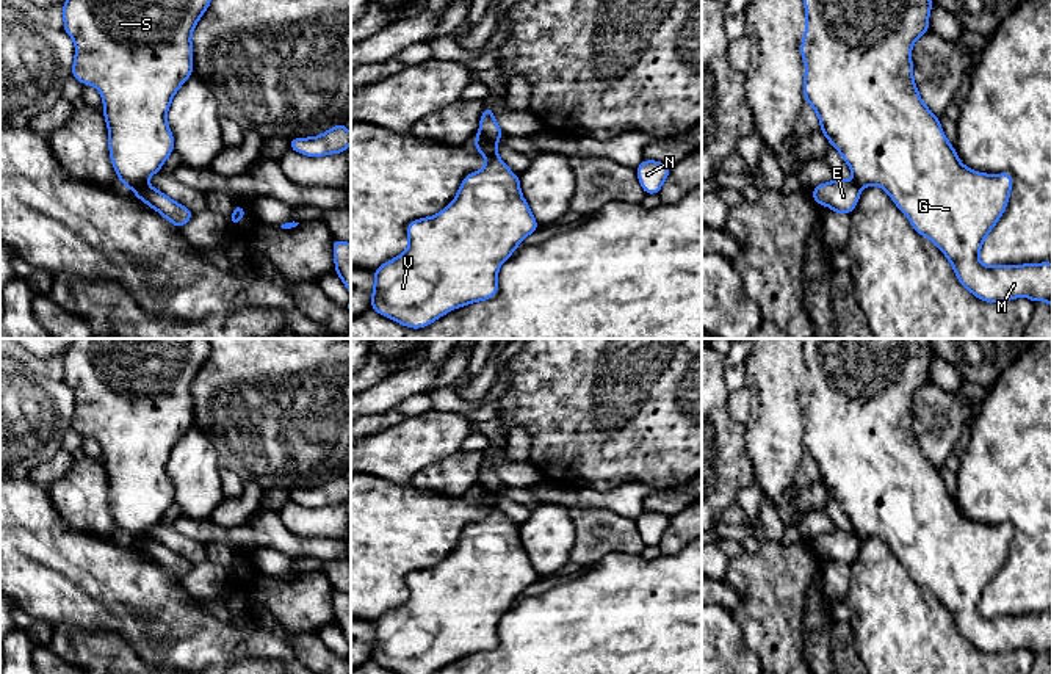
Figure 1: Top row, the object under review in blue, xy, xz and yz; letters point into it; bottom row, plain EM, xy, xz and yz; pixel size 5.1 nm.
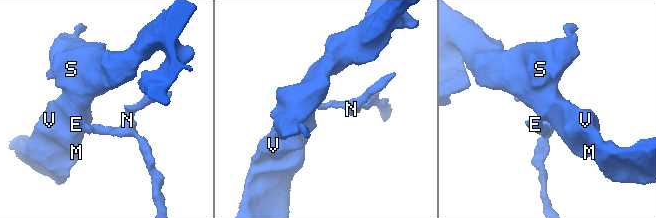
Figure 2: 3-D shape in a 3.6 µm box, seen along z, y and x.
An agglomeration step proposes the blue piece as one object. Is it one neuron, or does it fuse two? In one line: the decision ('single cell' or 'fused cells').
fused cells

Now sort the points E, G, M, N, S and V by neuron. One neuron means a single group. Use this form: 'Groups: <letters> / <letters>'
Groups: E N / G M S V

